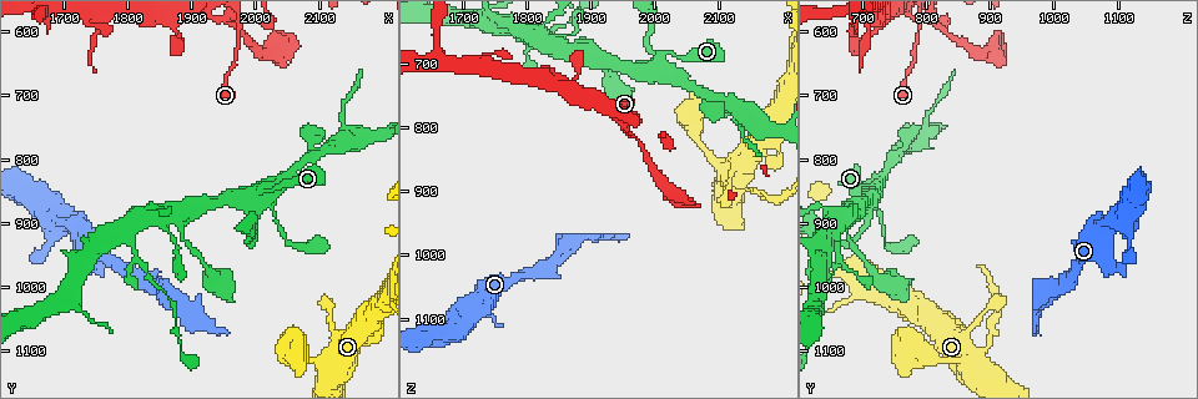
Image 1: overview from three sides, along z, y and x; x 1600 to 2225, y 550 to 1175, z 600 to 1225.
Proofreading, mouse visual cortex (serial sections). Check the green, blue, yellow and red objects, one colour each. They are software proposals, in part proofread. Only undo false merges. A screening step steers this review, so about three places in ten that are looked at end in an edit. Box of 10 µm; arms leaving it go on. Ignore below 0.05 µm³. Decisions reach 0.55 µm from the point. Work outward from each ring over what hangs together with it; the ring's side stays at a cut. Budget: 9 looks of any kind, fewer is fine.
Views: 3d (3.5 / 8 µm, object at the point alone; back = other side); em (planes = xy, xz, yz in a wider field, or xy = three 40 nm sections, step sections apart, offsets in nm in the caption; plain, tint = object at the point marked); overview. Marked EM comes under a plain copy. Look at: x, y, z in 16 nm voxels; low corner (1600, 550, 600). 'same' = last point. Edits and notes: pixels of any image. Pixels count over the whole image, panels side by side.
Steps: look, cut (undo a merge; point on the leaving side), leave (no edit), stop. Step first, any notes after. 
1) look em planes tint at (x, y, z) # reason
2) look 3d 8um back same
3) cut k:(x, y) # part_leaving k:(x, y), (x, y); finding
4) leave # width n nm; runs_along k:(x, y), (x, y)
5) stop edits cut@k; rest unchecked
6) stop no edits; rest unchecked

look 3d 3.5um at (2065, 1105, 800) # narrows sharply

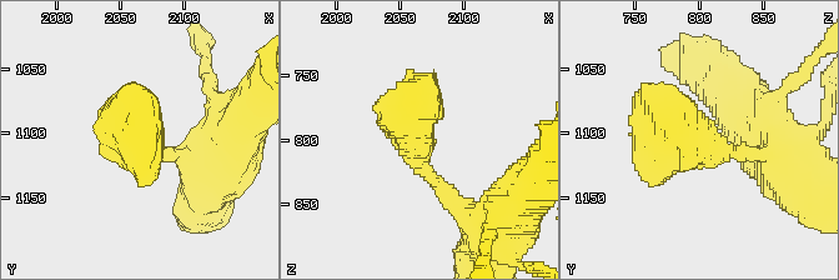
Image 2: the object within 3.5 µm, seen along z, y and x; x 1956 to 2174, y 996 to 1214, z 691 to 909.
look em xy step 3 tint at (2060, 1112, 804)

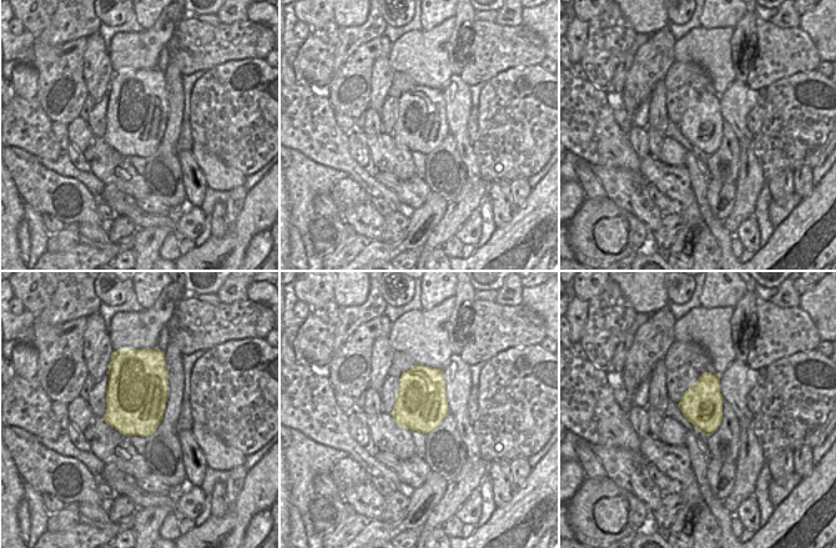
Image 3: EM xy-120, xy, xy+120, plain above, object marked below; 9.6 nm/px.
leave # width 500 nm; runs_along 2:(748, 153), (697, 145), (637, 99); one cell here

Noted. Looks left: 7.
look 3d 3.5um back at (1890, 1035, 980) # calibre changes

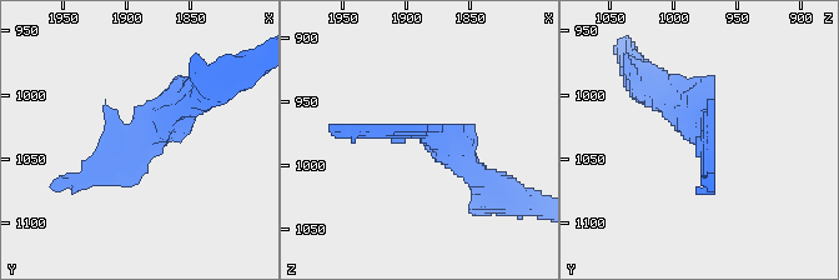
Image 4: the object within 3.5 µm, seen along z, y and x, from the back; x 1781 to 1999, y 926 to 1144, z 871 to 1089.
look em xy step 1 tint at (1886, 1036, 974)

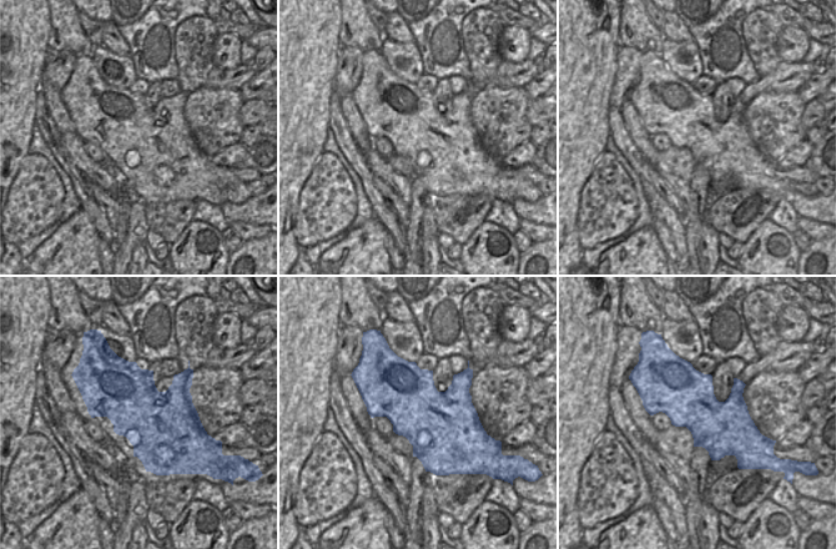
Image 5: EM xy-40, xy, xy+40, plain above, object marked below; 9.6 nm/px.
leave # continuous, no second cell

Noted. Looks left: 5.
look 3d 3.5um at (2155, 1070, 905) # narrows sharply

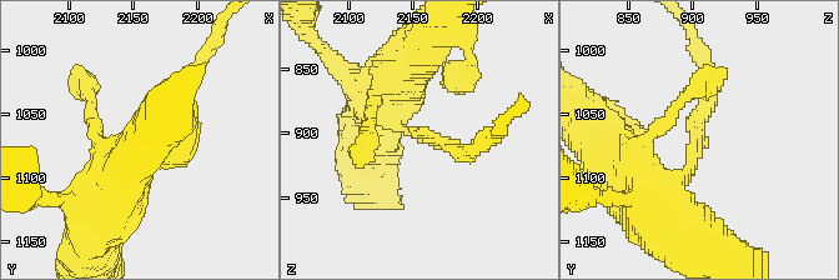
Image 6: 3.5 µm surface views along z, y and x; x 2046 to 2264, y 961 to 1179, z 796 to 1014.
look em xy step 2 tint at (2158, 1066, 904) # arm_widths 200, 400 nm; need the tissue

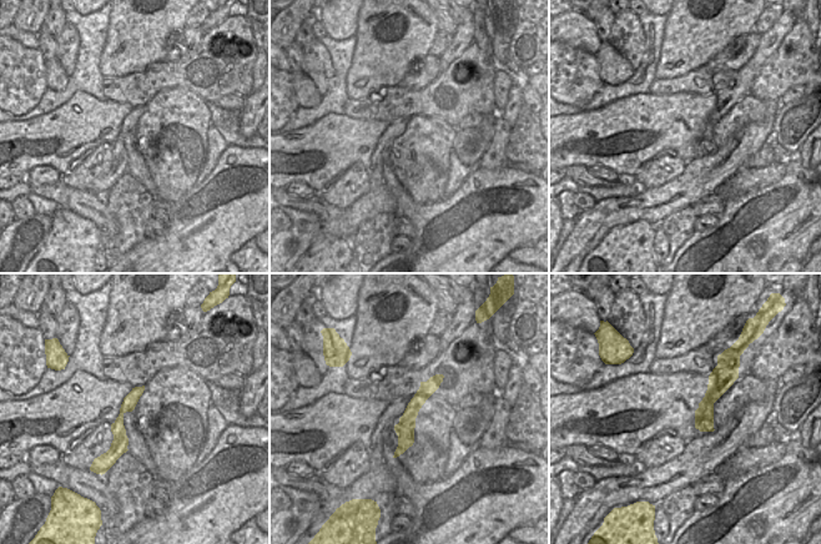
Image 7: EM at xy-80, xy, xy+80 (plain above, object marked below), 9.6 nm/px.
cut 6:(689, 126) # width 190 nm; part_leaving 6:(406, 131), (456, 150), (475, 148); a second cell is stuck on

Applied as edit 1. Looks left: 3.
look overview # redraw

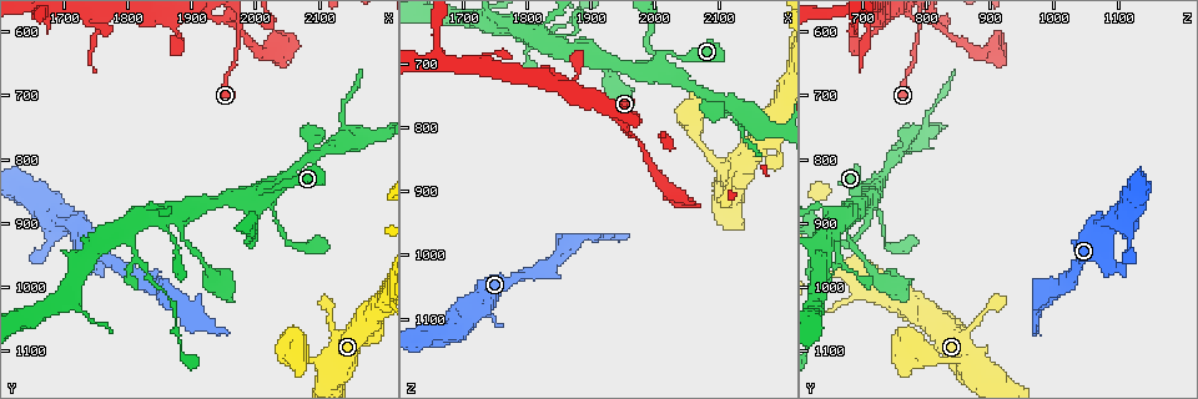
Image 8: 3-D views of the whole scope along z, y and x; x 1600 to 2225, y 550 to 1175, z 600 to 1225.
look 3d 3.5um at (2005, 850, 705) # looks like a crossing

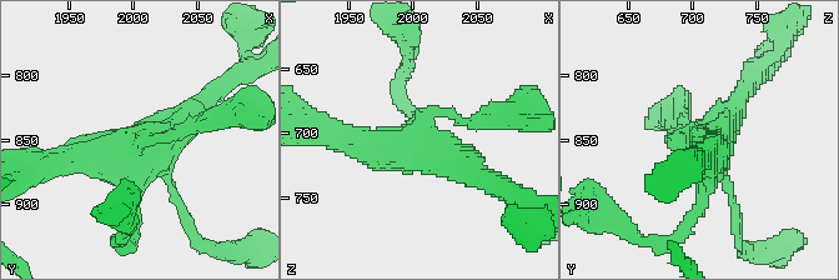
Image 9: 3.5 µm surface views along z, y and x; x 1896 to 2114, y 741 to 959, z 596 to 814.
look em planes tint at (2002, 854, 708) # now the EM

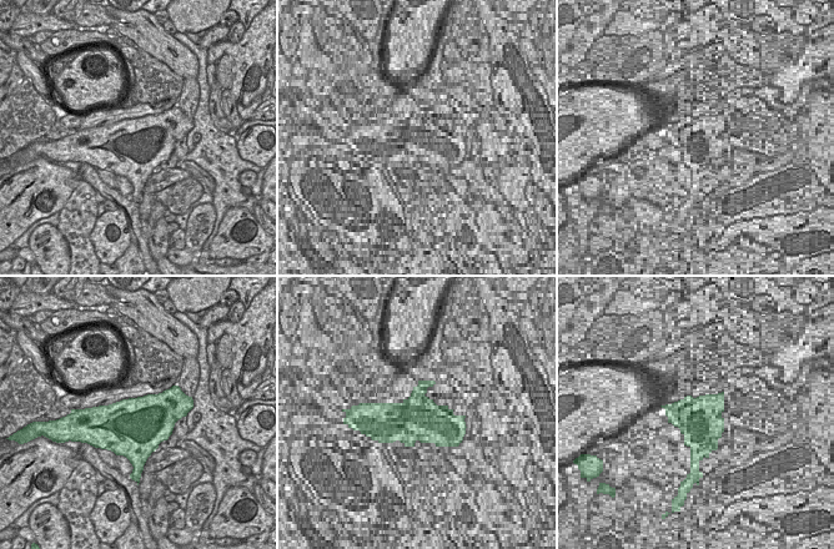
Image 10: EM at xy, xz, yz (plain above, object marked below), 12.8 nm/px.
leave # runs_along 9:(199, 126), (61, 160); continuous, no second cell

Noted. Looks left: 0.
stop edits cut@6; rest unchecked

